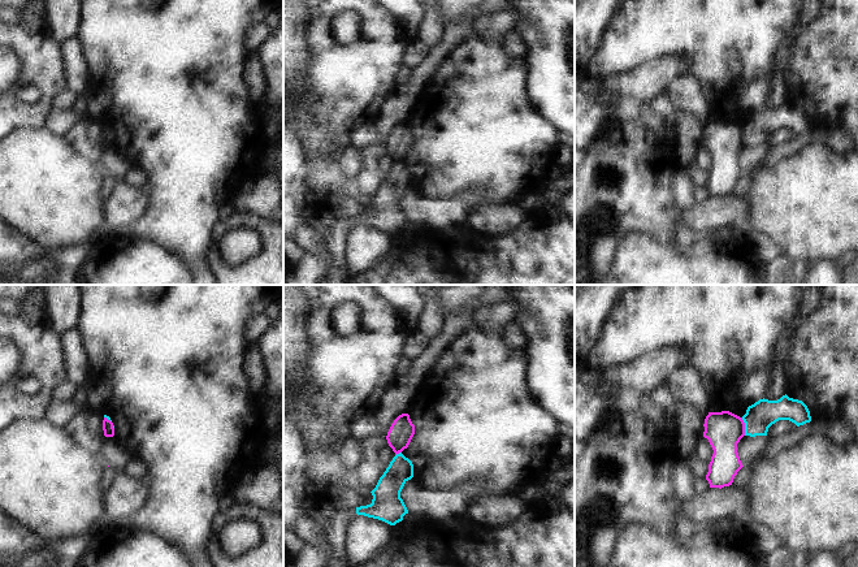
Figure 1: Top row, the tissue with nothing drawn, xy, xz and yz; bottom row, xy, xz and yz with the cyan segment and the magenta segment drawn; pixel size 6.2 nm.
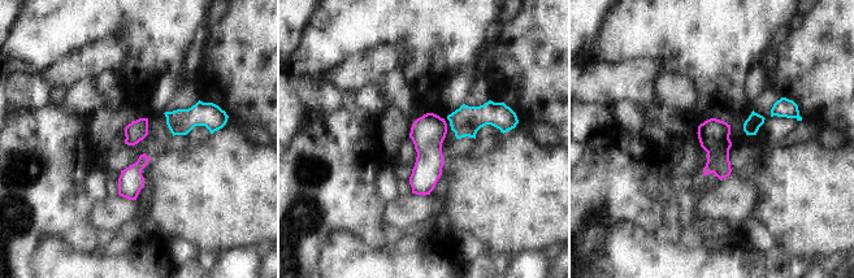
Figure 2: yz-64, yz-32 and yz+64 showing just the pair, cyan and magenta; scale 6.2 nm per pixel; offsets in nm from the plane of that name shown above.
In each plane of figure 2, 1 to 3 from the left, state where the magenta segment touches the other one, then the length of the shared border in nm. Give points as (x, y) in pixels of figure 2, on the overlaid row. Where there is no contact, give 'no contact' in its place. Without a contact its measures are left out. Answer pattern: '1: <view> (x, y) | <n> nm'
1: no contact
2: no contact
3: no contact

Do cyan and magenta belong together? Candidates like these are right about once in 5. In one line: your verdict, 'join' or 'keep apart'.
keep apart

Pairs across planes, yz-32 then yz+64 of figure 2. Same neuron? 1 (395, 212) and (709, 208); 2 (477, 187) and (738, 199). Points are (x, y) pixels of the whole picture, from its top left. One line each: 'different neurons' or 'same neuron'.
1: same neuron
2: different neurons

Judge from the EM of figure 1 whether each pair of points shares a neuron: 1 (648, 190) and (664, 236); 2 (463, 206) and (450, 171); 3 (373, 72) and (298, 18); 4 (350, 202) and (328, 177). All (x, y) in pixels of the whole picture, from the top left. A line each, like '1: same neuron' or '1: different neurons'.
1: same neuron
2: different neurons
3: different neurons
4: different neurons

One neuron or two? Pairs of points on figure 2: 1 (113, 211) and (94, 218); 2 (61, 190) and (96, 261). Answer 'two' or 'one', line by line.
1: one
2: two

